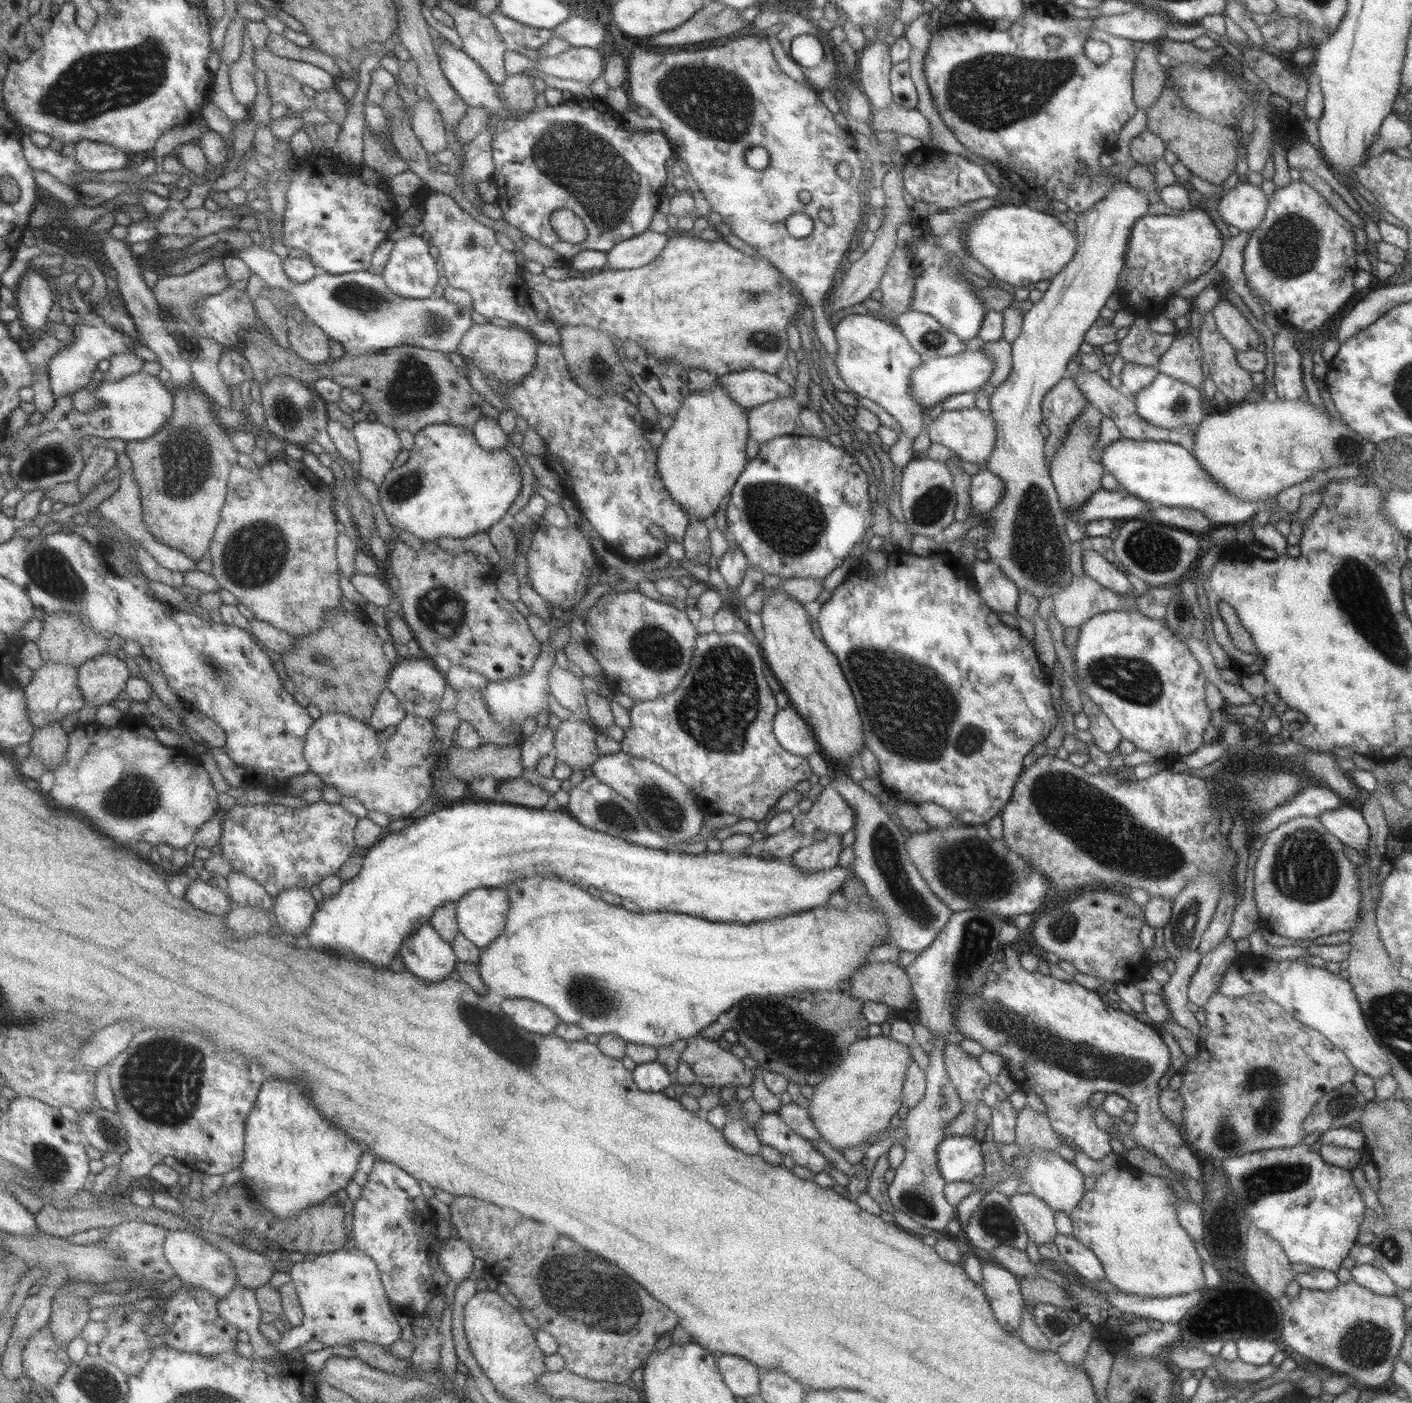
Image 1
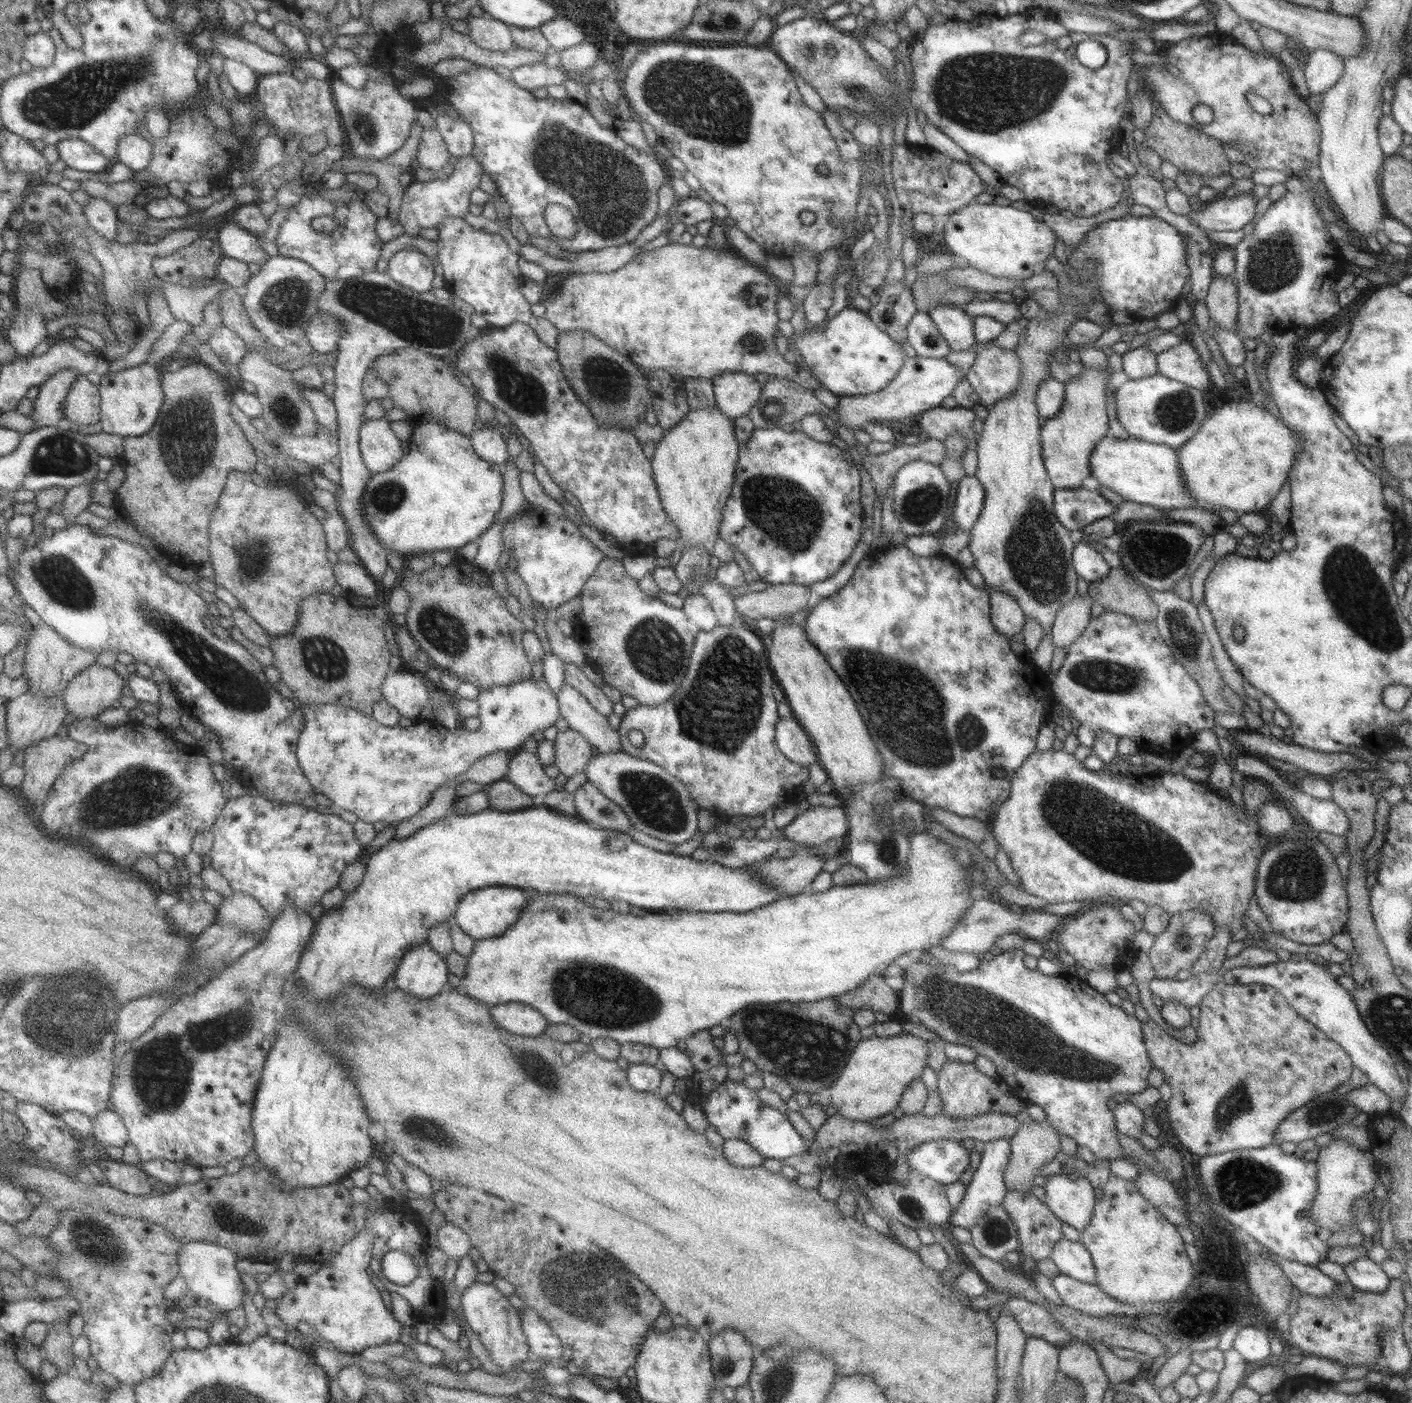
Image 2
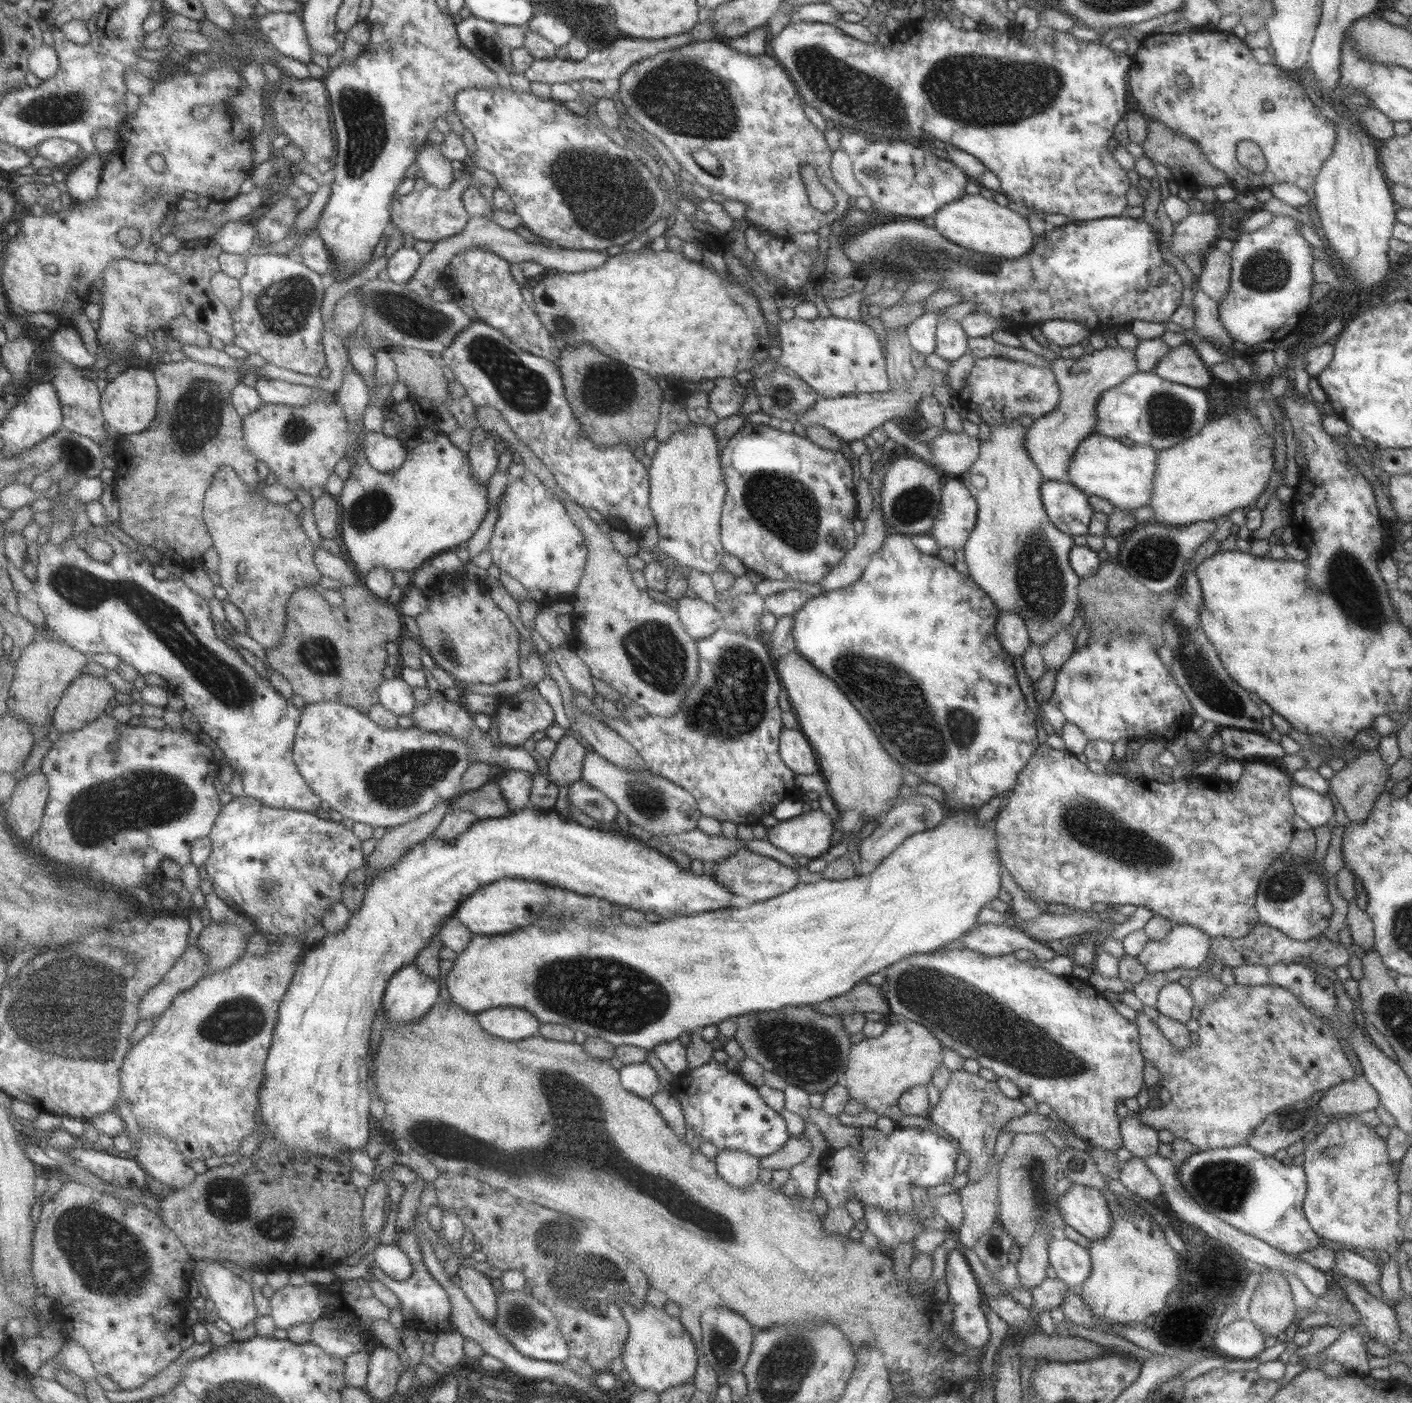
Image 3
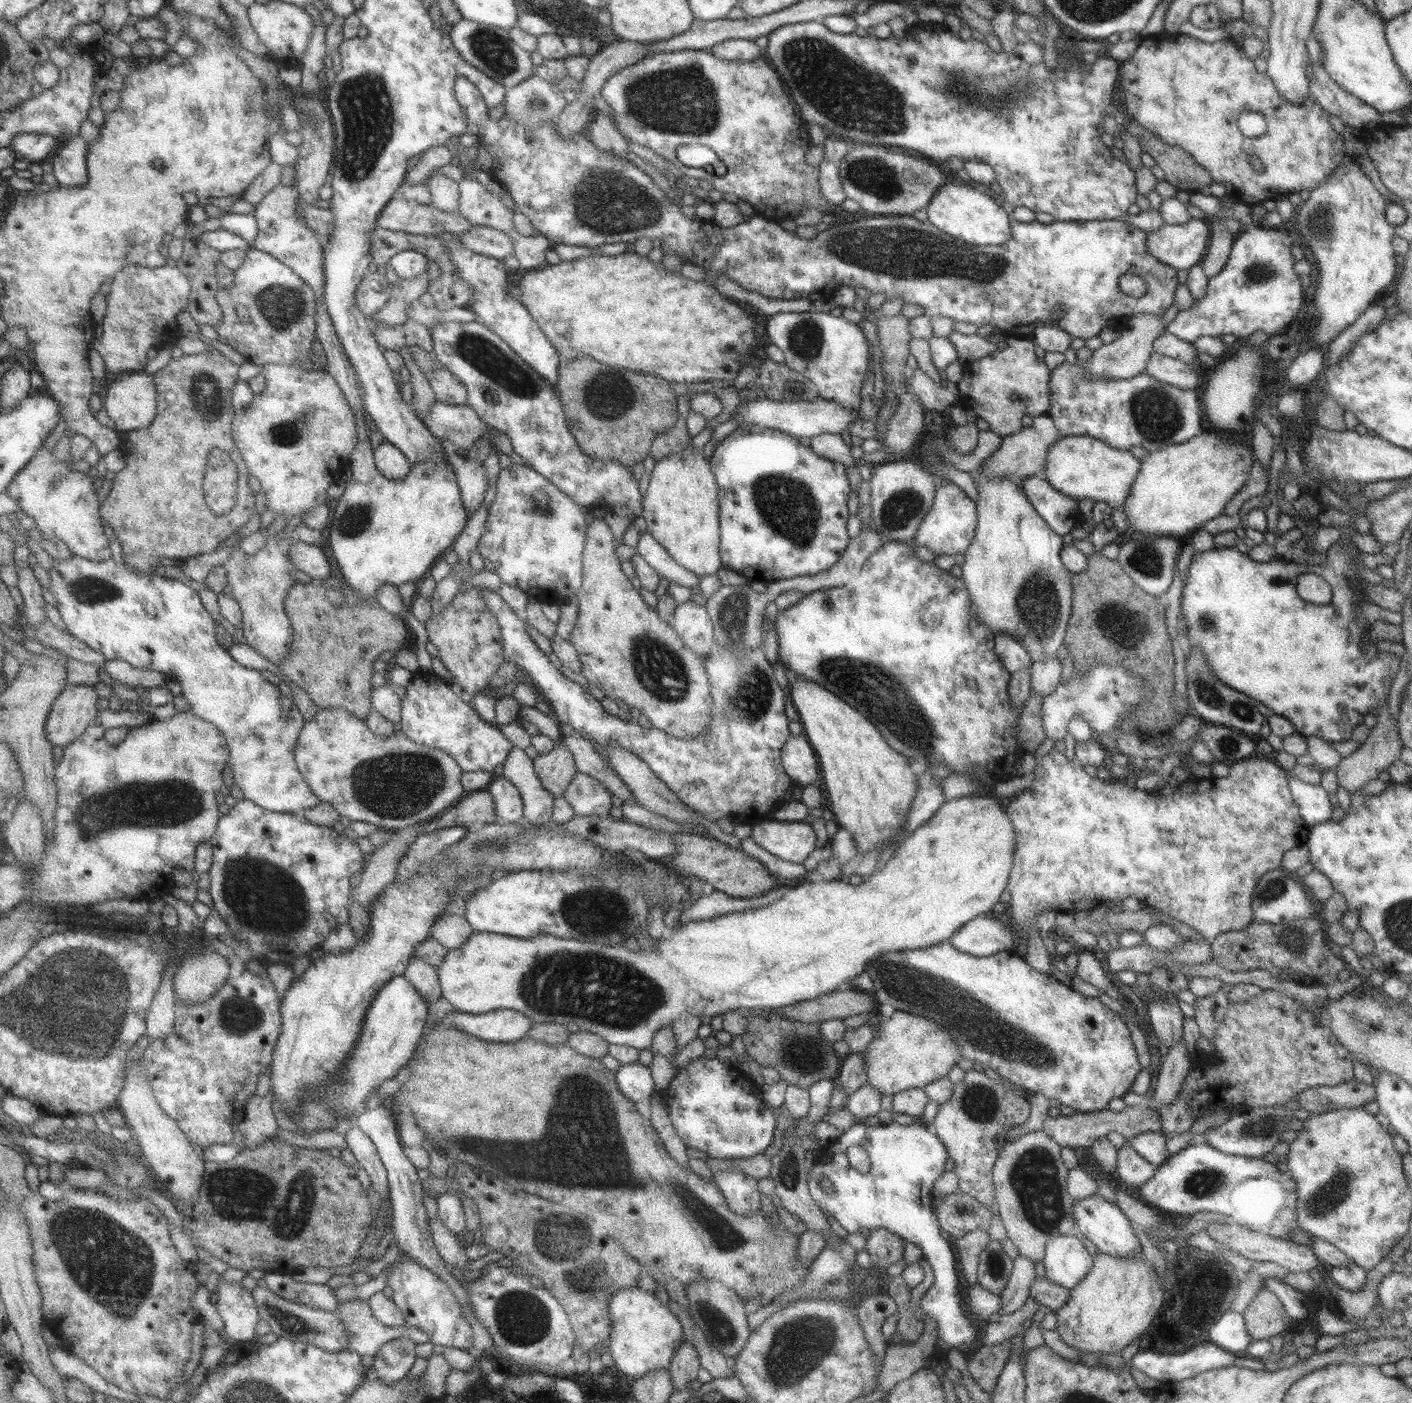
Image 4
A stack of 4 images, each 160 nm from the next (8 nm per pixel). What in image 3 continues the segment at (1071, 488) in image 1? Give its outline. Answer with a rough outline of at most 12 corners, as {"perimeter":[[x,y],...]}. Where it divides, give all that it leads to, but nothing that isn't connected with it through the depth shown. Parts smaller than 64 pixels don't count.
{"perimeter":[[1133,349],[1049,359],[1060,398],[1025,429],[1044,480],[1065,479],[1099,396],[1137,372]]}

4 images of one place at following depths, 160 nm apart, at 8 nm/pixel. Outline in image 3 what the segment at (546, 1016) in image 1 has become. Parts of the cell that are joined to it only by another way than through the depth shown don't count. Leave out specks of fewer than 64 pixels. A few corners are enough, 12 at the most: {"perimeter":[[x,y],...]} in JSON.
{"perimeter":[[497,1007],[476,1014],[485,1031],[517,1041],[536,1035],[527,1010]]}

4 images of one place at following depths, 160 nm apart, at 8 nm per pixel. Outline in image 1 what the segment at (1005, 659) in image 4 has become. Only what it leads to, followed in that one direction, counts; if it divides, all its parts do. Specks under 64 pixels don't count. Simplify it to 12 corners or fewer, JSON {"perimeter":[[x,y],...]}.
{"perimeter":[[979,556],[973,580],[993,612],[1015,612],[1019,591],[998,566]]}

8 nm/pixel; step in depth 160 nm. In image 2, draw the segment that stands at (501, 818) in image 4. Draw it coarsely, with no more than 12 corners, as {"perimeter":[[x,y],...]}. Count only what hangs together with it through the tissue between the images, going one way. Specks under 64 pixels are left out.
{"perimeter":[[537,754],[511,758],[504,779],[544,807],[555,784],[543,773]]}

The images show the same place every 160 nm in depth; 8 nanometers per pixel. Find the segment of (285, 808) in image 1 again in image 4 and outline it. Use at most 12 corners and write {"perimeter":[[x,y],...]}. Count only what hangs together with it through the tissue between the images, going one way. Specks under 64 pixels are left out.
{"perimeter":[[243,799],[211,843],[234,938],[291,967],[350,922],[367,857]]}

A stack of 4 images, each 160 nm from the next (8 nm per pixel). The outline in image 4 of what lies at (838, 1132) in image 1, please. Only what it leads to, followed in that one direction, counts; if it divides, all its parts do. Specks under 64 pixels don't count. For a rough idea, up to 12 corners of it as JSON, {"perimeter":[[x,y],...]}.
{"perimeter":[[896,1010],[863,1050],[881,1096],[947,1076],[951,1033]]}

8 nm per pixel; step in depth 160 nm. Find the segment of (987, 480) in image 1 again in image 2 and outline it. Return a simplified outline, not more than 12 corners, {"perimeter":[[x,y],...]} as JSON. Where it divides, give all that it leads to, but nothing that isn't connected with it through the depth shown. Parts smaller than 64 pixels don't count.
{"perimeter":[[975,475],[956,482],[949,520],[970,532],[984,492]]}

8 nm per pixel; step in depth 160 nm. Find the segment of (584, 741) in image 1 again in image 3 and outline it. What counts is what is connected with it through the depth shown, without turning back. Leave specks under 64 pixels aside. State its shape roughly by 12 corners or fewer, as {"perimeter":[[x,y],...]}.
{"perimeter":[[569,733],[547,759],[545,776],[559,786],[581,779],[585,748]]}

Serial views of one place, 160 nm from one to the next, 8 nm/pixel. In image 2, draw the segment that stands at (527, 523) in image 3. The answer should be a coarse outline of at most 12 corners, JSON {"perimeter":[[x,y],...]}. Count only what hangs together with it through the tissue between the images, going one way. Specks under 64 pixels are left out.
{"perimeter":[[531,503],[502,548],[544,609],[579,596],[605,556]]}

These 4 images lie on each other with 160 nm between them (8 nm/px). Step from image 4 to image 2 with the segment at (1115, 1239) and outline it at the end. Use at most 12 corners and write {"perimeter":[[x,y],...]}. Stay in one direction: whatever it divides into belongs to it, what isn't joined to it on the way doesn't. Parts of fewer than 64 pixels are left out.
{"perimeter":[[1051,1174],[1044,1204],[1079,1232],[1089,1225],[1096,1198],[1086,1177]]}

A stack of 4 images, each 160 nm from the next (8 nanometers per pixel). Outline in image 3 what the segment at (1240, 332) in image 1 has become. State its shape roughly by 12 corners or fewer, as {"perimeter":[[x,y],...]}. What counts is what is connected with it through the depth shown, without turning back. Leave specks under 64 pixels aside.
{"perimeter":[[1212,245],[1197,287],[1216,306],[1229,288],[1230,257]]}

